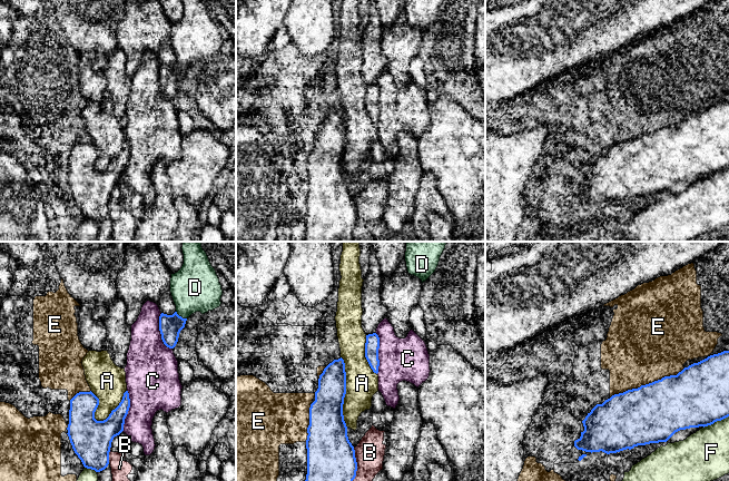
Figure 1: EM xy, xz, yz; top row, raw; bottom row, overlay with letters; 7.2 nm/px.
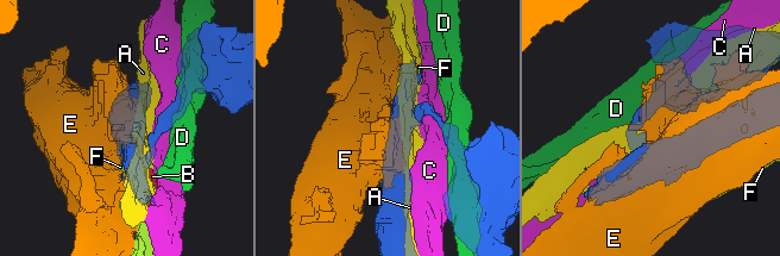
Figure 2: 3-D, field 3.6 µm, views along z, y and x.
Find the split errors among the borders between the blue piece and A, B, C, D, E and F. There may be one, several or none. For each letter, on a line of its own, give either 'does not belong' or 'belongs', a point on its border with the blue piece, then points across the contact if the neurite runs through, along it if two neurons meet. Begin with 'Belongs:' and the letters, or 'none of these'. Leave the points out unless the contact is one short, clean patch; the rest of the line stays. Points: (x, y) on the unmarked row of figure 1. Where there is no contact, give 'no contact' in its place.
Belongs: none of these
A: does not belong; meets blue in xz at (345, 143)
B: does not belong; meets blue in xz at (356, 219)
C: does not belong; meets blue in xy at (128, 160)
D: does not belong; meets blue in xy at (180, 67)
E: does not belong; meets blue in yz at (647, 135)
F: does not belong; meets blue in yz at (716, 172)

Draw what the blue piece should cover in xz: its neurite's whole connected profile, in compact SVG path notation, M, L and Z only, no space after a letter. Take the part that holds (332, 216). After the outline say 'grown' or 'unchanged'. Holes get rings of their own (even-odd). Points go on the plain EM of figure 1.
M341 108L319 126L307 178L305 242L354 242L357 213L343 166L345 114Z; unchanged

